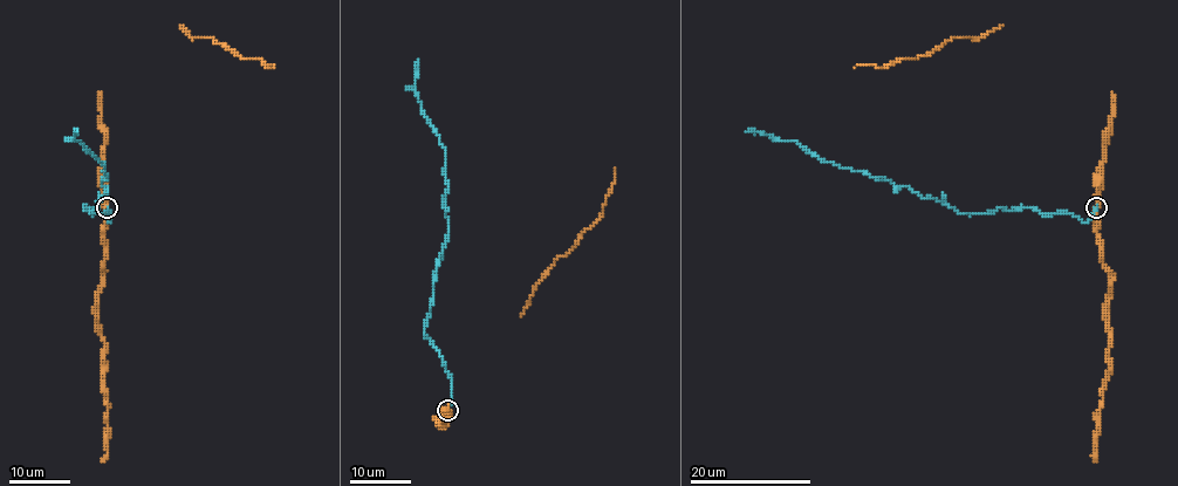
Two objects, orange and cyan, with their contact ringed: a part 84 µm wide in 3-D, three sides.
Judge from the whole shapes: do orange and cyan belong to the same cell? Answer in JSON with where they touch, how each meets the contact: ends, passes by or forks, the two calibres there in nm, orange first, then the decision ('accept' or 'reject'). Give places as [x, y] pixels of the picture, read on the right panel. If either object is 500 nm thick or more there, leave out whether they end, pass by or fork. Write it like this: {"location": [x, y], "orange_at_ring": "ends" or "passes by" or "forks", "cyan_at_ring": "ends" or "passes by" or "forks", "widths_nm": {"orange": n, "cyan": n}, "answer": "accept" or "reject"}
{"location": [1096, 207], "orange_at_ring": "passes by", "cyan_at_ring": "ends", "widths_nm": {"orange": 480, "cyan": 180}, "answer": "accept"}

